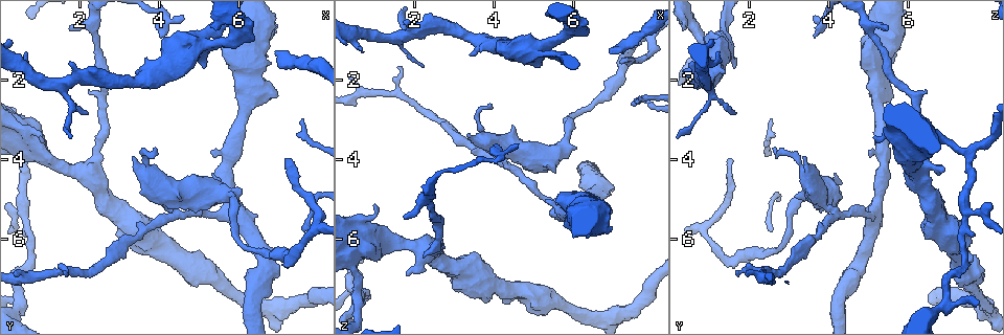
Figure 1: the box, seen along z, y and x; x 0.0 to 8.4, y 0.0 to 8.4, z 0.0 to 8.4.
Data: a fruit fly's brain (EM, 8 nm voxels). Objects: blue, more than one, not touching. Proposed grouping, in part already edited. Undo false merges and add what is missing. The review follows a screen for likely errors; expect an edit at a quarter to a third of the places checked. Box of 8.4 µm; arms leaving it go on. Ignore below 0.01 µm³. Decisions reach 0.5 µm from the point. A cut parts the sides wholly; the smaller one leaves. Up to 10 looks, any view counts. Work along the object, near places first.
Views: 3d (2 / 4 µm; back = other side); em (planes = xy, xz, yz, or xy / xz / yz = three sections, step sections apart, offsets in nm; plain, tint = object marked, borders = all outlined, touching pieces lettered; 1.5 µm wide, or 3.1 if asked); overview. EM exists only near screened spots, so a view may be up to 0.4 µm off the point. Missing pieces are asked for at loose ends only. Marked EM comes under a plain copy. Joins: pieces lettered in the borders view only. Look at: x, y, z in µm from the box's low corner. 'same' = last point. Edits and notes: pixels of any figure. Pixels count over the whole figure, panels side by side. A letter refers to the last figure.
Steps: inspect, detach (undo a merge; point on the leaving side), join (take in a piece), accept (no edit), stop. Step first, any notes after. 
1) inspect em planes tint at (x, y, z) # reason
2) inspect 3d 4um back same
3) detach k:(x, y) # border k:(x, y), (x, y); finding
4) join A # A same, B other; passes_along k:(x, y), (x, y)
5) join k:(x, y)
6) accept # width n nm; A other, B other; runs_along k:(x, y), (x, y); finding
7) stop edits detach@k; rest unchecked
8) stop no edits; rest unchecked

inspect em xy step 4 borders at (0.65, 1.35, 1.30) # an open end

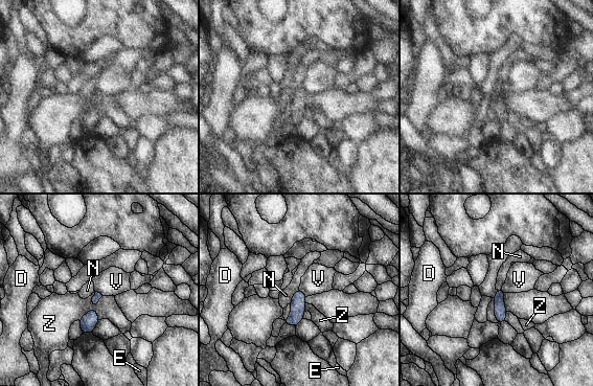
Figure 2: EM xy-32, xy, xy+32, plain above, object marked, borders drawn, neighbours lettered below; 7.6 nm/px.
inspect em planes borders same # another direction

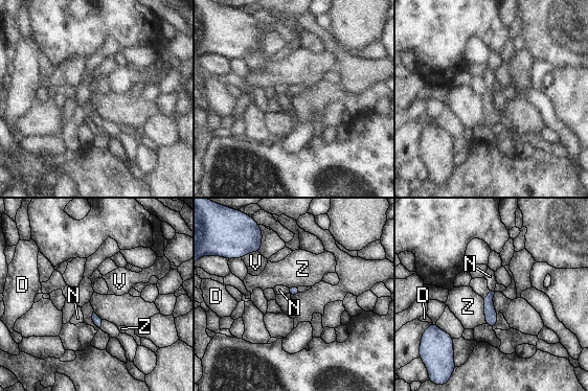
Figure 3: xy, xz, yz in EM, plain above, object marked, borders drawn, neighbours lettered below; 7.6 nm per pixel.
accept # D other, N other, V other, Z other; border 3:(258, 252), (248, 252), (242, 258); none of them fits

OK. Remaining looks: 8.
inspect 3d 4um at (1.80, 0.75, 5.45) # thin end

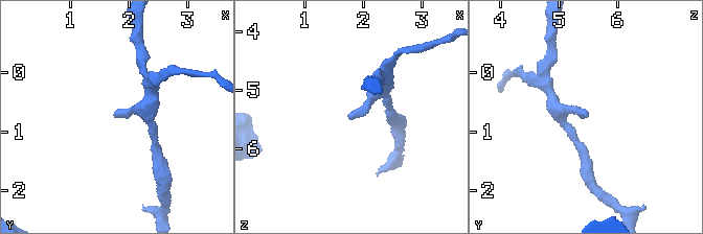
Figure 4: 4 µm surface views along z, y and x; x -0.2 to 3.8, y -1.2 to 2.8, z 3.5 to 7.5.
inspect em xy step 8 tint at (1.70, 0.70, 5.50)

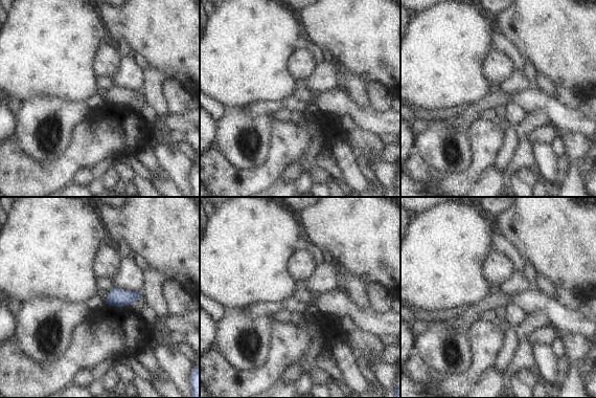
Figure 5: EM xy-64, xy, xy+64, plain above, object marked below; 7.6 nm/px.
inspect em xy step 8 borders same # see the neighbours

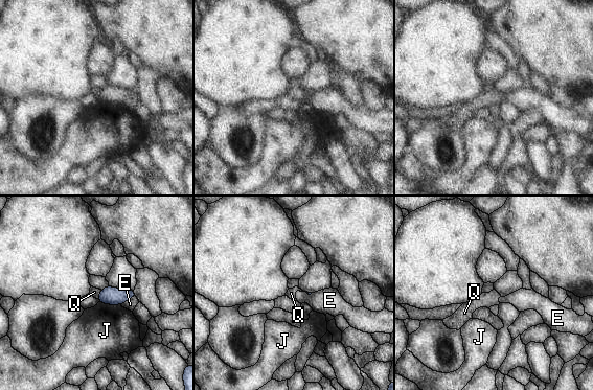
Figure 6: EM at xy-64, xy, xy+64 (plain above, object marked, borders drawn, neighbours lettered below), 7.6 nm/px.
accept # longest_contact J 180 nm; E other, J other, Q other; border 6:(100, 290), (96, 298); none of them fits

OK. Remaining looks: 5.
inspect 3d 2um at (6.95, 1.30, 1.40)

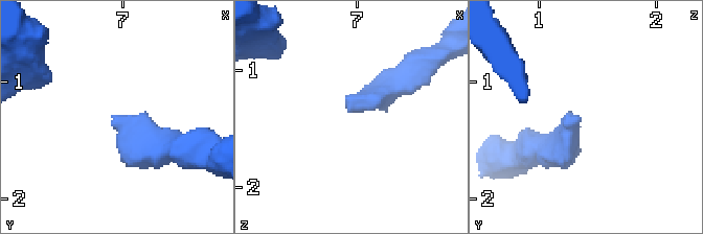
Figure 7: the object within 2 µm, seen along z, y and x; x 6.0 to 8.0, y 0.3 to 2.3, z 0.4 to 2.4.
inspect em planes tint at (6.92, 1.34, 1.36) # now the EM

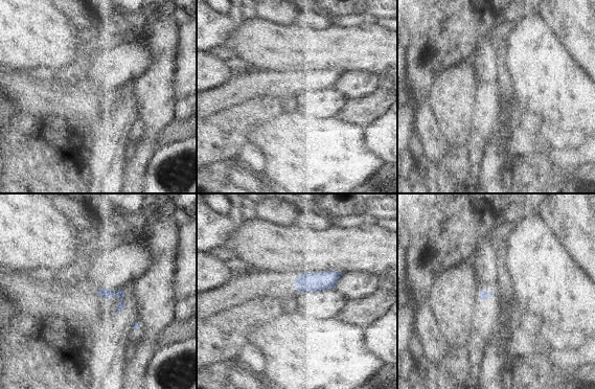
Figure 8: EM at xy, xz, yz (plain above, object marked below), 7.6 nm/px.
inspect em planes borders same # see the neighbours

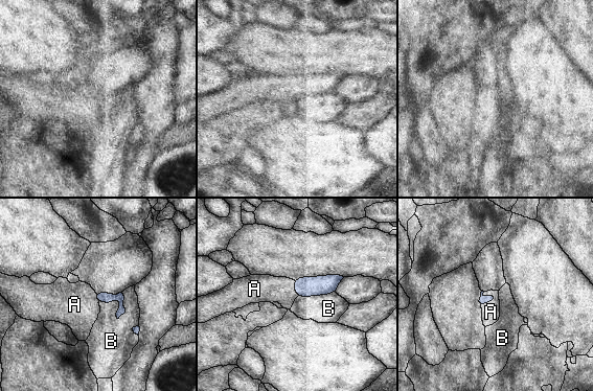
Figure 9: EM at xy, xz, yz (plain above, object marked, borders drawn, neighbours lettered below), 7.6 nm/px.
join A # A same, B other; passes_along 9:(483, 299), (487, 301), (491, 312); it goes on there

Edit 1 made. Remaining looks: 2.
stop edits join@9; rest unchecked

